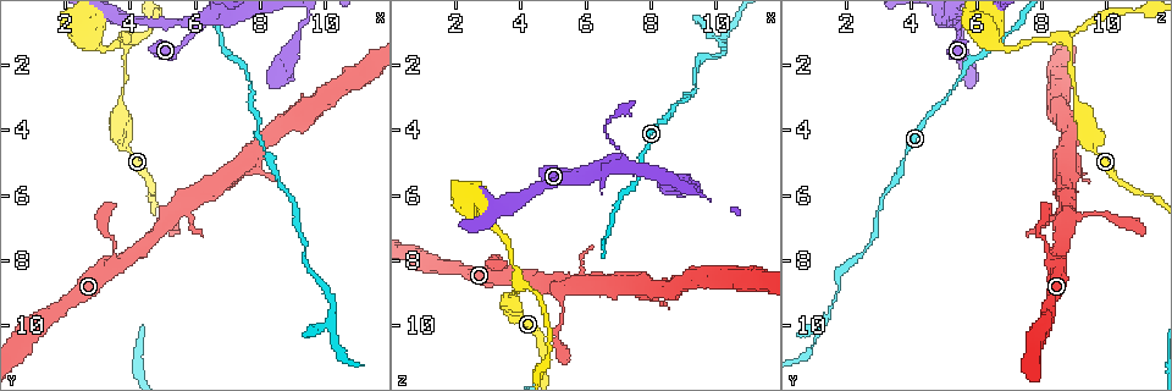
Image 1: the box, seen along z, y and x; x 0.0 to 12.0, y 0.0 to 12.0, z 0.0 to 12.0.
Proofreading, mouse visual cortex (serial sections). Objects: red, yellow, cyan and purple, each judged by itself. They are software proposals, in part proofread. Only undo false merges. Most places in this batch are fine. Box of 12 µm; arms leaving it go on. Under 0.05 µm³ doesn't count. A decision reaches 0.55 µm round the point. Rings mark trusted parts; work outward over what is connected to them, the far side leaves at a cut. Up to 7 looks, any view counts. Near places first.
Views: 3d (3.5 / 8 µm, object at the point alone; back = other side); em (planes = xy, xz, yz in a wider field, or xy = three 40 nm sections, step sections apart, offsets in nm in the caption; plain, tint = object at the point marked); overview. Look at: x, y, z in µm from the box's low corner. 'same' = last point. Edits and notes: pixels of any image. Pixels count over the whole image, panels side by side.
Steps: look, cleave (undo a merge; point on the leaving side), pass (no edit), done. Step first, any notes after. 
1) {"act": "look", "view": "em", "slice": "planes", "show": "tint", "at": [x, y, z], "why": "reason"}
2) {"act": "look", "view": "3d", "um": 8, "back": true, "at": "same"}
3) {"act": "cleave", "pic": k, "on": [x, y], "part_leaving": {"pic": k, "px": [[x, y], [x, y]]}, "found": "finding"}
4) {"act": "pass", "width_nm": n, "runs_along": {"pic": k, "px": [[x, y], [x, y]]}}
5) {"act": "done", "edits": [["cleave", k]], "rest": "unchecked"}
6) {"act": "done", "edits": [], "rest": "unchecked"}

{"act": "look", "view": "3d", "um": 3.5, "at": [3.6, 8.0, 8.3], "why": "three arms meet"}

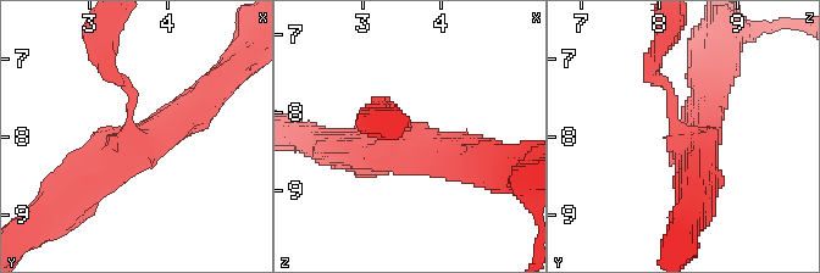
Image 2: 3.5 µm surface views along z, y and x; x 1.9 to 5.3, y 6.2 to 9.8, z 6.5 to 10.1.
{"act": "look", "view": "em", "slice": "xy", "step": 5, "show": "tint", "at": [3.50, 7.95, 8.30], "arms": 3, "arm_widths_nm": [150, 350, 600]}

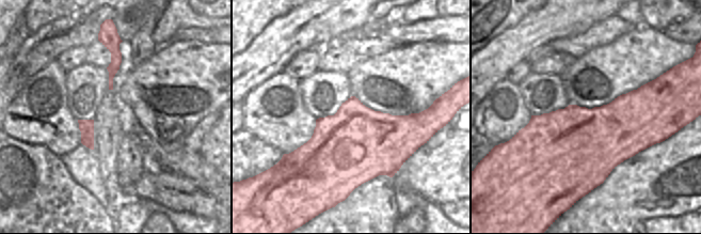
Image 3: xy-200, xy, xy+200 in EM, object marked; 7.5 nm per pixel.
{"act": "pass", "runs_along": {"pic": 2, "px": [[67, 199], [201, 98]]}, "found": "all the same cell"}

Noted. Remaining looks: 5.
{"act": "look", "view": "3d", "um": 8, "at": [6.2, 0.9, 5.5], "why": "abrupt turn"}

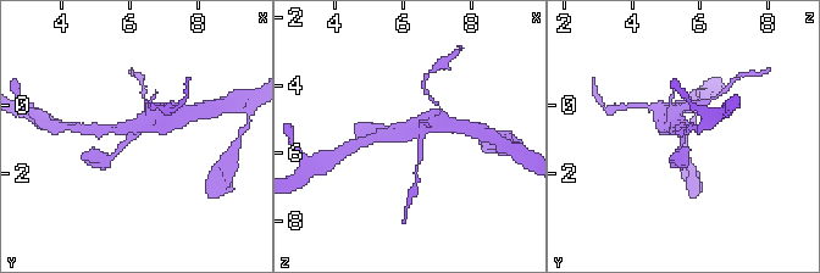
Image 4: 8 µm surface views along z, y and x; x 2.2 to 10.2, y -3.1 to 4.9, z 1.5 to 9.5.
{"act": "look", "view": "em", "slice": "planes", "show": "tint", "at": [6.1, 0.8, 5.5], "arms": 3, "arm_widths_nm": [150, 200, 400]}

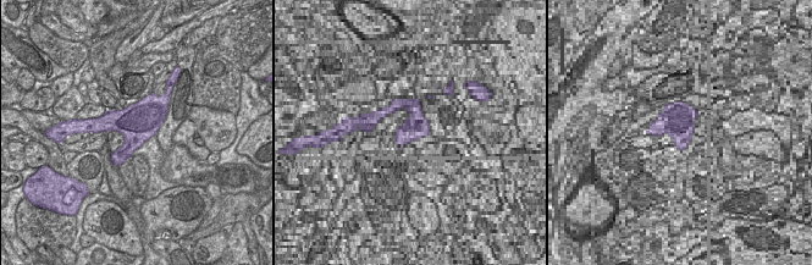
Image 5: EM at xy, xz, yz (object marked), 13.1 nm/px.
{"act": "pass", "runs_along": {"pic": 4, "px": [[109, 159], [143, 121], [161, 117]]}, "found": "all the same cell"}

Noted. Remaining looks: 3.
{"act": "look", "view": "3d", "um": 3.5, "at": [3.9, 1.3, 8.9], "why": "arms part here"}

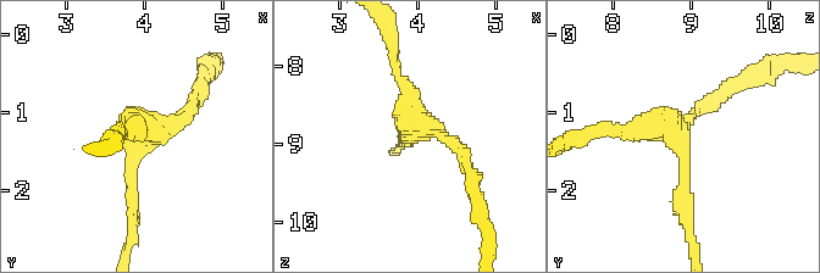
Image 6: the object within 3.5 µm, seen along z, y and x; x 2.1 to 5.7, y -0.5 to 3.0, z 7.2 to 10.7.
{"act": "look", "view": "em", "slice": "xy", "step": 5, "show": "tint", "at": [3.90, 1.35, 8.85], "arms": 3, "arm_widths_nm": [150, 150, 200]}

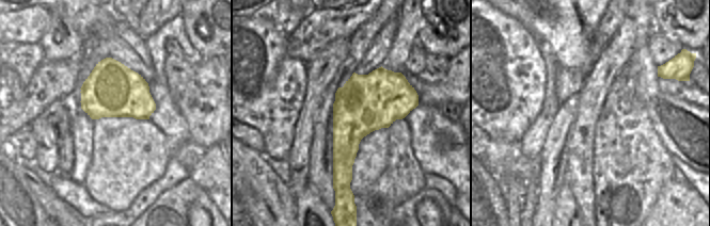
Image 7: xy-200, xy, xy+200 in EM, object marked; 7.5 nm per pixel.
{"act": "pass", "runs_along": {"pic": 6, "px": [[686, 216], [683, 149], [668, 127], [605, 131]]}, "found": "all the same cell"}

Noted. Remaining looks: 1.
{"act": "done", "edits": [], "rest": "unchecked"}

